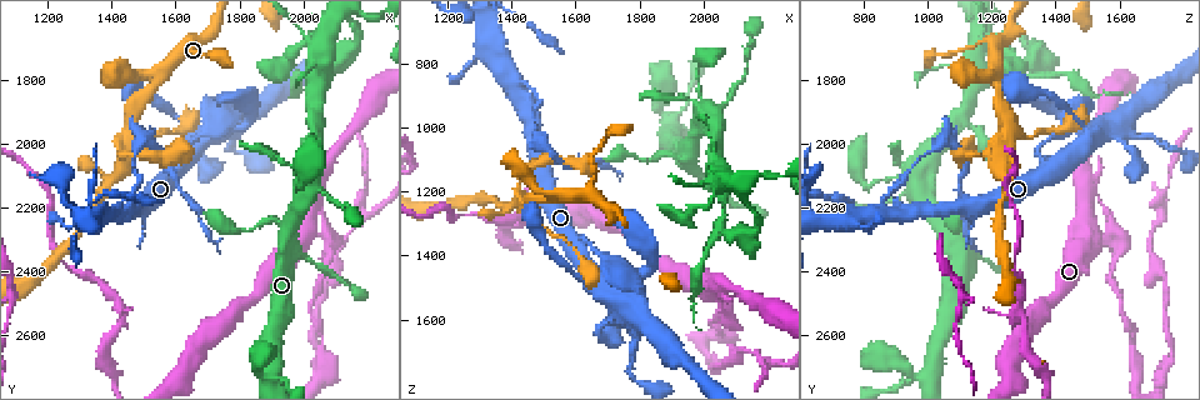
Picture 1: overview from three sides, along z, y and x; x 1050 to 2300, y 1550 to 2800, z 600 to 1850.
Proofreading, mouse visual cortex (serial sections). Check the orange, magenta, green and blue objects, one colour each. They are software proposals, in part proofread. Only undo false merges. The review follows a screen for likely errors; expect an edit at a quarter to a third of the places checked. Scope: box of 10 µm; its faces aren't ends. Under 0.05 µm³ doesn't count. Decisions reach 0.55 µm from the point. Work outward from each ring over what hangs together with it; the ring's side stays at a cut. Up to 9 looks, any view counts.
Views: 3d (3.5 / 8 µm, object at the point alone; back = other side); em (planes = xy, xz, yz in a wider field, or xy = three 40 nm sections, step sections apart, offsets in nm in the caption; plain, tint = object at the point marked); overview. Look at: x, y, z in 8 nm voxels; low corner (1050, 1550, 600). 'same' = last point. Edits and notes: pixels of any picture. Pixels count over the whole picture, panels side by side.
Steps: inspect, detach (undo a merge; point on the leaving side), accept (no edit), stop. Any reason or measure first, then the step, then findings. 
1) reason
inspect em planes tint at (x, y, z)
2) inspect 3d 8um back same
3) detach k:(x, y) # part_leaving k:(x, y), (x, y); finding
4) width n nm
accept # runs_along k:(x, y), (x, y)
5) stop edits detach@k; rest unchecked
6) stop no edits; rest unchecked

calibre changes
inspect 3d 8um back at (1990, 2350, 1160)

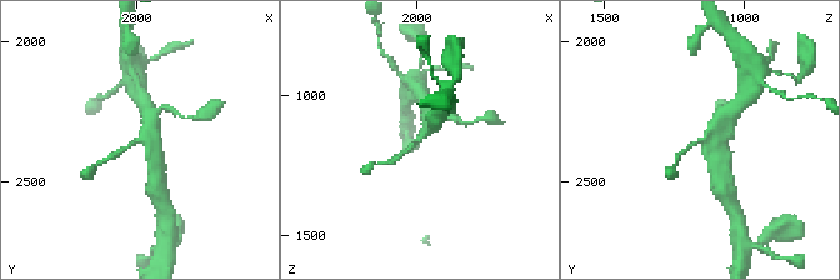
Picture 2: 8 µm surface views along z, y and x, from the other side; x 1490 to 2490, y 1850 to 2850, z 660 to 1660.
zoom in
inspect 3d 3.5um same

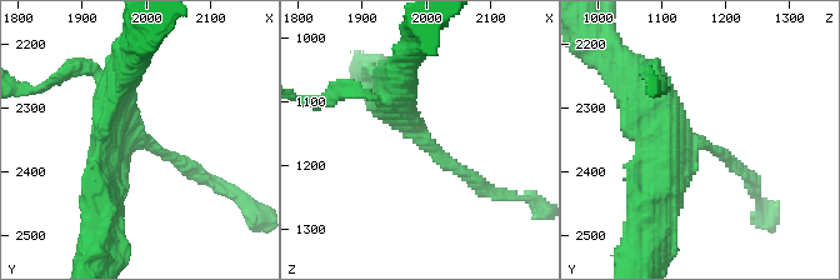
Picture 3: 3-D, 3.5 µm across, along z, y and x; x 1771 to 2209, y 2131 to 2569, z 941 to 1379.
arm_widths 200, 400 nm
inspect em planes tint at (1990, 2350, 1155)

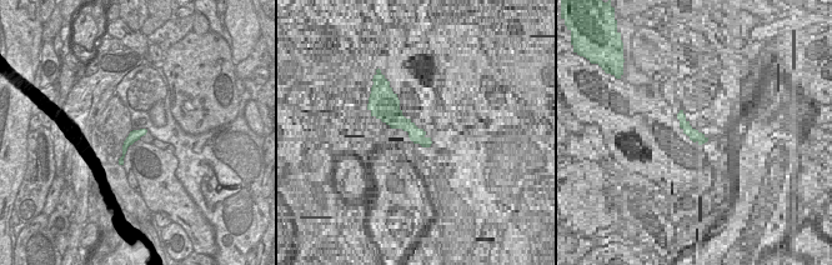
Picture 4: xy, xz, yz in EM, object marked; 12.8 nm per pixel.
accept # runs_along 3:(384, 100), (438, 158), (480, 183); one cell here

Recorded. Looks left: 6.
thin arm on a thick one
inspect 3d 3.5um at (2030, 2180, 1510)

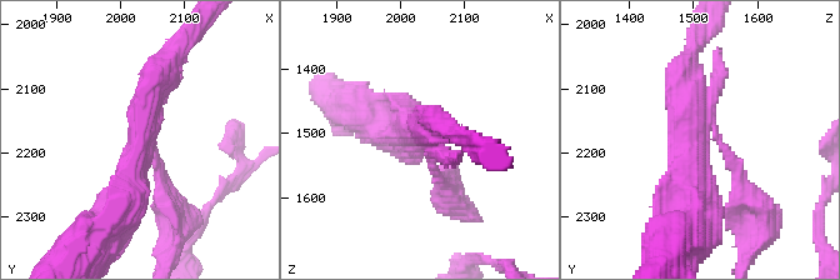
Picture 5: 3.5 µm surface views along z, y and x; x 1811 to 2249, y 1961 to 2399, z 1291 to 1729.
inspect em xy step 1 tint at (2040, 2170, 1505)

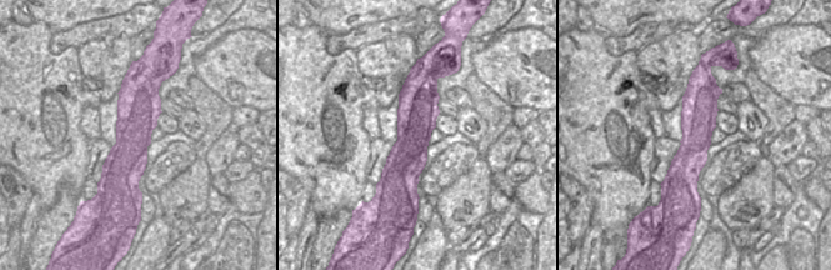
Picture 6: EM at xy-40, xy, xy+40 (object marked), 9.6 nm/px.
width 380 nm
detach 5:(160, 179) # part_leaving 5:(718, 141), (765, 214), (755, 245); a second cell is stuck on

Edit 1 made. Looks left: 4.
thin arm on a thick one
inspect em xy step 2 tint at (2000, 2100, 930)

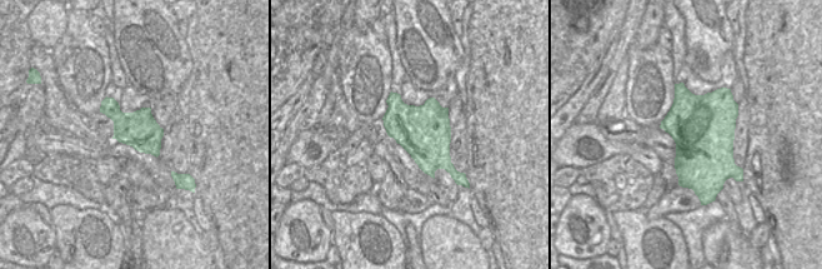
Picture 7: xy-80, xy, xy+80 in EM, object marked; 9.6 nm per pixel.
see where the arms go
inspect 3d 3.5um same

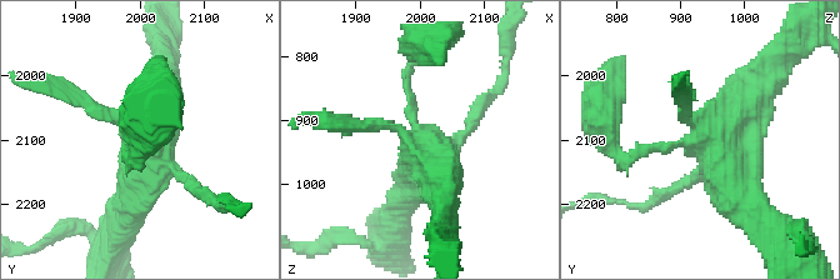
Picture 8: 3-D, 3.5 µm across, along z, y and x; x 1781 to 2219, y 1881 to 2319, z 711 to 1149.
accept # runs_along 8:(125, 211), (163, 100), (163, 70); all the same cell

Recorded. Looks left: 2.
sudden change in width
inspect 3d 3.5um at (2050, 1780, 1320)

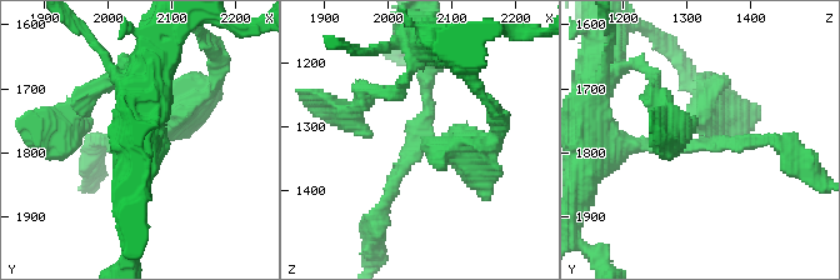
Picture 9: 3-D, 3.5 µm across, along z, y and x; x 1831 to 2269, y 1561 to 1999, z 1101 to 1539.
arms 3; arm_widths 200, 200, 400 nm; shape alone is not enough
inspect em xy step 3 tint at (2055, 1790, 1315)

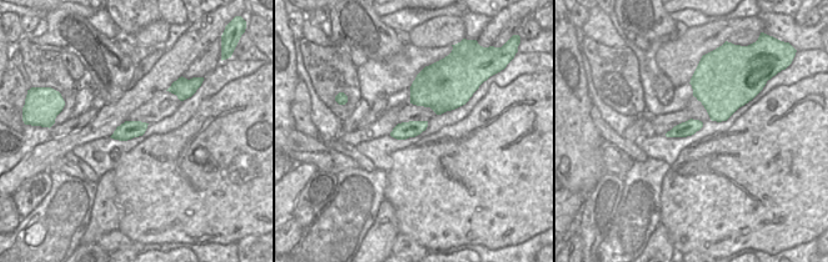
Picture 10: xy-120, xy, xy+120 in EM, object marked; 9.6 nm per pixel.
width 170 nm
detach 9:(396, 173) # two cells meet here

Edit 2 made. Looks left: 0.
stop edits detach@5, detach@9; rest unchecked

